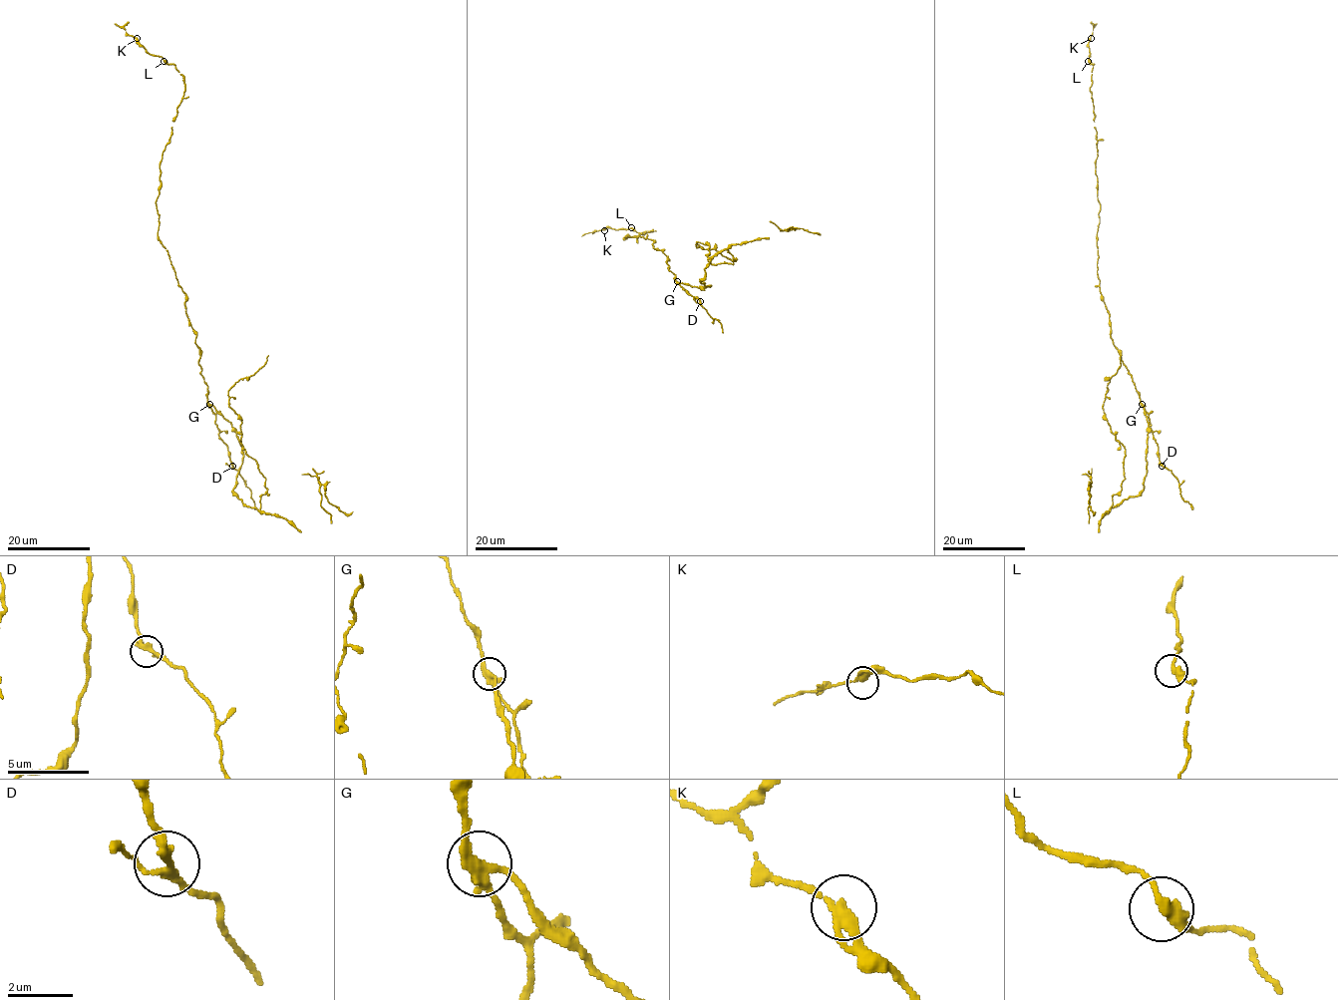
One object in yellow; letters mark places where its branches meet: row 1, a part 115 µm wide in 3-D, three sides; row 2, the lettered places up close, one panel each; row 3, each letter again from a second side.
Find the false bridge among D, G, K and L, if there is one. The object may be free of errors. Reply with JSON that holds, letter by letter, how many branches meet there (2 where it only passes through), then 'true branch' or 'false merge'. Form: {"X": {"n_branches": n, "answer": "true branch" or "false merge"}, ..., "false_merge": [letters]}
{"D": {"n_branches": 3, "answer": "true branch"}, "G": {"n_branches": 3, "answer": "false merge"}, "K": {"n_branches": 2, "answer": "true branch"}, "L": {"n_branches": 2, "answer": "true branch"}, "false_merge": ["G"]}

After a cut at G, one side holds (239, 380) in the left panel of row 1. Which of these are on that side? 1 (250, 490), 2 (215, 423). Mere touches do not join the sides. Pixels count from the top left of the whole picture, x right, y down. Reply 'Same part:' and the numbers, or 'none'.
Same part: none

